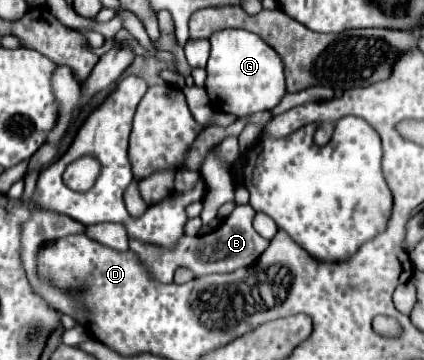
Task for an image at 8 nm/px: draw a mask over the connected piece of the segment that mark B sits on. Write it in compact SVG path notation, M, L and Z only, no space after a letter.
M235 205L233 213L211 233L203 237L179 237L179 241L167 251L165 247L149 245L139 239L129 239L129 248L139 255L139 259L149 267L149 271L155 275L157 281L169 283L169 269L173 267L187 267L195 273L195 277L209 275L209 273L231 273L239 267L253 265L259 255L267 249L269 241L259 237L259 233L253 229L253 207L251 205Z

